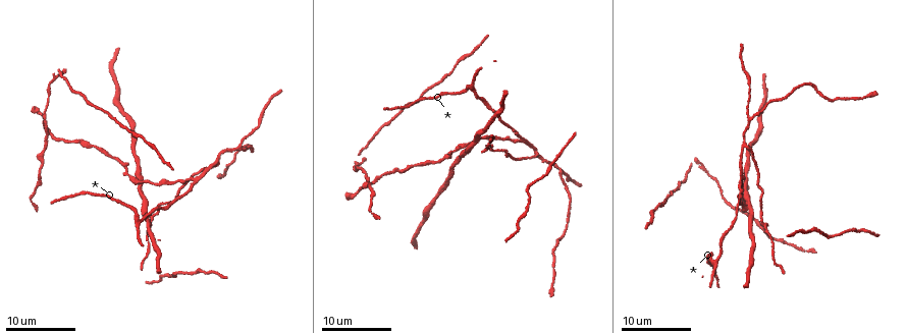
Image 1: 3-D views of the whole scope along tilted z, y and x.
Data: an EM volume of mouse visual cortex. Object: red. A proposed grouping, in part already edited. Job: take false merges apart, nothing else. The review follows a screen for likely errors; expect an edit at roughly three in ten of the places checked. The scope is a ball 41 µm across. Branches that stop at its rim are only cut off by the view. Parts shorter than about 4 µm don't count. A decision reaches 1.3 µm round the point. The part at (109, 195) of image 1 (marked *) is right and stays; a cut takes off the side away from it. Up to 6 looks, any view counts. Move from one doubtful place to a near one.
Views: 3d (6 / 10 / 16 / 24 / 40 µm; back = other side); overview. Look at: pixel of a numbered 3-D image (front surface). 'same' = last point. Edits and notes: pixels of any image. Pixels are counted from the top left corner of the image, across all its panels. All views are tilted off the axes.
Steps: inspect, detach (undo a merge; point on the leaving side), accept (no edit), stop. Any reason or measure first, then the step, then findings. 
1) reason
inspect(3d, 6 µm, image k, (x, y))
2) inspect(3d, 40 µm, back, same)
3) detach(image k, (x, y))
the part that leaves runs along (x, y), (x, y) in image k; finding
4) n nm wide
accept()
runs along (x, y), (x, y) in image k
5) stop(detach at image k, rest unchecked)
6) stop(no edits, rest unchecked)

inspect(3d, 6 µm, image 1, (519, 139))

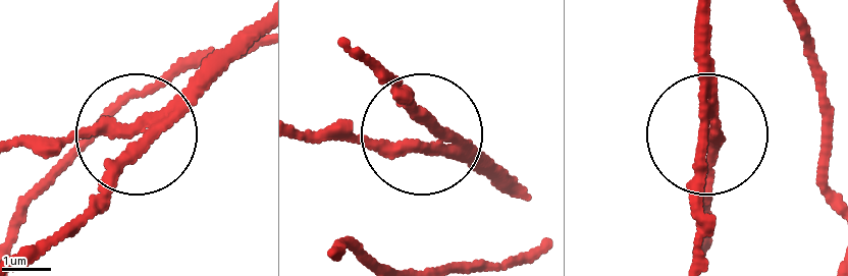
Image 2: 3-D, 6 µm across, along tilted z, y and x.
3 arms
detach(image 2, (106, 125))
the part that leaves runs along (168, 103), (12, 141) in image 2; two neurons meet here

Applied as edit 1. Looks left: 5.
three-way junction
inspect(3d, 6 µm, image 1, (537, 151))

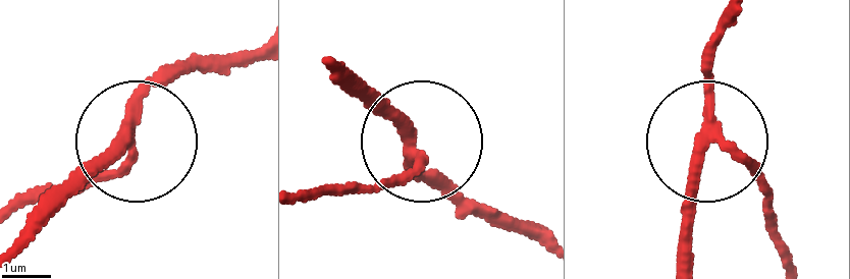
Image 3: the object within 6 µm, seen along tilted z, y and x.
inspect(3d, 6 µm, back, image 3, (712, 132))

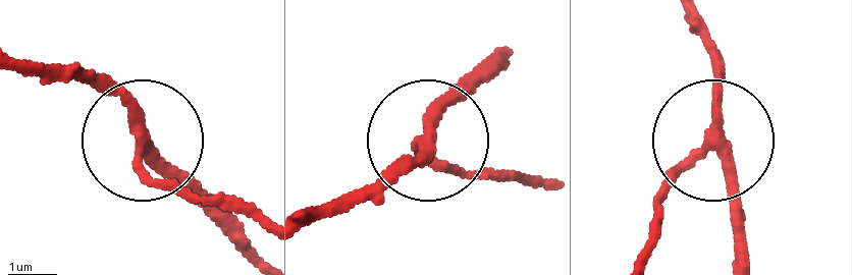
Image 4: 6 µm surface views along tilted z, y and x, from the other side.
3 arms
detach(image 4, (183, 189))
a second neuron is stuck on

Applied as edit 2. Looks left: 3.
thin arm on a thick one
inspect(3d, 10 µm, image 1, (241, 146))

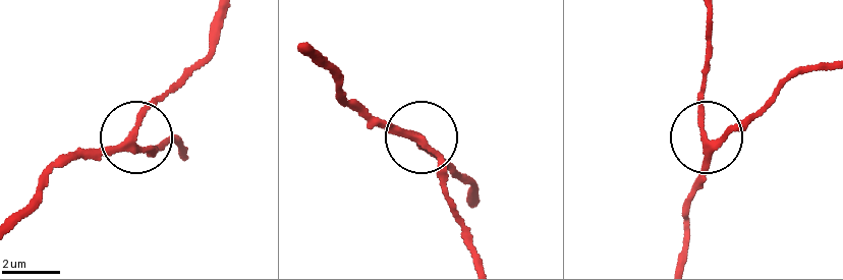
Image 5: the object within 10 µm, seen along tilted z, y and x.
220 nm wide
accept()
runs along (679, 263), (704, 155), (708, 65) in image 5; all the same neuron

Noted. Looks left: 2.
stop(detach at image 2, detach at image 4, rest unchecked)

